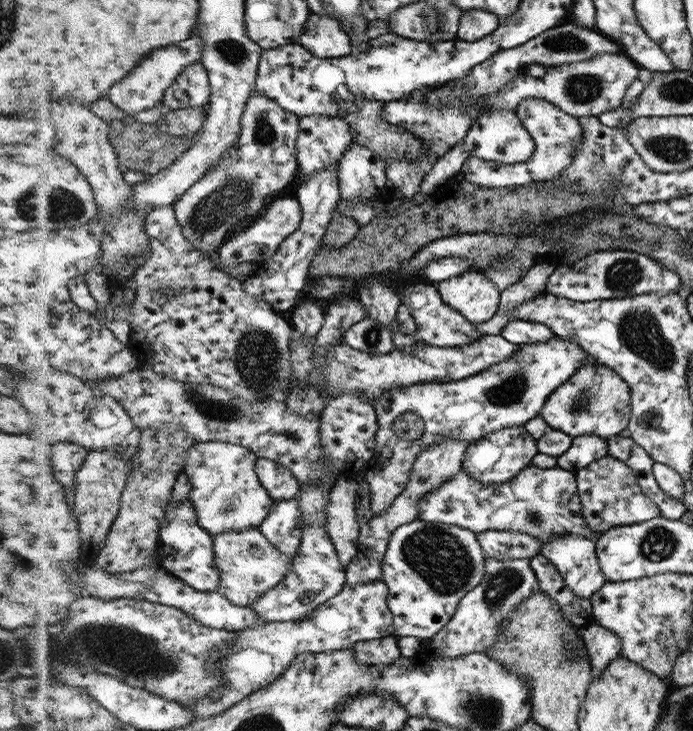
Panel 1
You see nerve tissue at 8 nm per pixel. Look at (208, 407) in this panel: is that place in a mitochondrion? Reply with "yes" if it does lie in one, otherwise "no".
yes

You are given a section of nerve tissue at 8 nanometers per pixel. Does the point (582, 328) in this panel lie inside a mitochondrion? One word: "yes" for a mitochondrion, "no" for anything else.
no

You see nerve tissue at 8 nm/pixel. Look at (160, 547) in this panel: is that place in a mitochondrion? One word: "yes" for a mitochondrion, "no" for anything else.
no

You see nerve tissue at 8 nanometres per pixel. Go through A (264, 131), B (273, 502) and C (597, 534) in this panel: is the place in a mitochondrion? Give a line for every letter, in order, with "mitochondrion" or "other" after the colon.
A: mitochondrion
B: other
C: other

